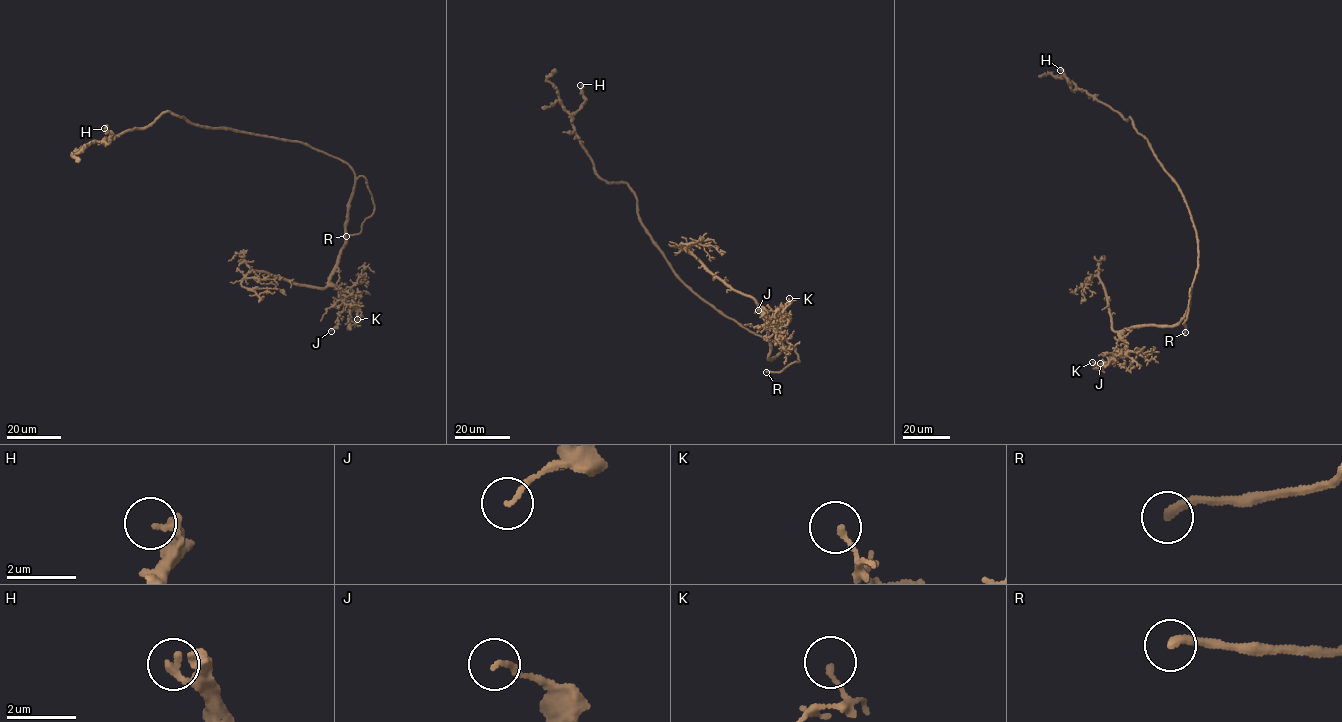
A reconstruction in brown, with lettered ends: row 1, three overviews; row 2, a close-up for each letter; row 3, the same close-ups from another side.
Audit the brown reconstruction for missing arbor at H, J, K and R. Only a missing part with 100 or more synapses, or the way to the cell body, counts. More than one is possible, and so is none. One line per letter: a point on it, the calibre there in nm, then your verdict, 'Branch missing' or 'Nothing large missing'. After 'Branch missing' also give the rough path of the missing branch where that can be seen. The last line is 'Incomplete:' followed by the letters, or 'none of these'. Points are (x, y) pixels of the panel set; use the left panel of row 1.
H: Place: (104, 128). Thickness 240 nm. Nothing large missing
J: Place: (331, 331). Thickness 140 nm. Nothing large missing
K: Place: (357, 319). Thickness 150 nm. Nothing large missing
R: Place: (346, 236). Thickness 240 nm. Branch missing. Course of what is missing: (346, 236), (338, 255), (349, 261), (354, 257)
Incomplete: R

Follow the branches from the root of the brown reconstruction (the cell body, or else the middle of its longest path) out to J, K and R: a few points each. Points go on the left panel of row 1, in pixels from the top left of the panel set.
J: (312, 148), (344, 160), (354, 175), (346, 241), (330, 281), (339, 291), (344, 308), (331, 331)
K: (312, 148), (344, 160), (354, 175), (346, 241), (330, 281), (351, 291), (349, 318), (355, 325), (357, 319)
R: (312, 148), (344, 160), (356, 178), (363, 176), (366, 179), (374, 212), (363, 223), (361, 232), (346, 236)

